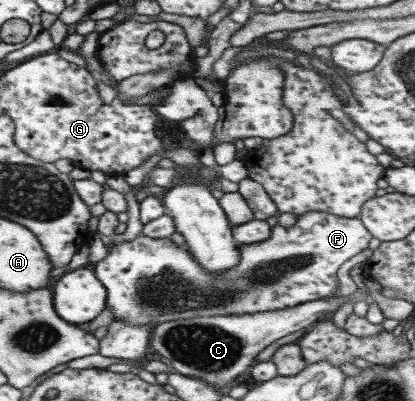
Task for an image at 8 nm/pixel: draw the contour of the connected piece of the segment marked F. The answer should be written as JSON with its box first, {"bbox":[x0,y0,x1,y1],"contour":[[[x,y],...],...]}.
{"bbox":[95,212,372,328],"contour":[[[305,212],[305,214],[297,215],[297,220],[295,224],[291,227],[283,227],[276,224],[271,228],[271,238],[263,240],[263,242],[255,242],[255,244],[239,244],[239,253],[241,253],[241,260],[237,266],[225,270],[225,272],[207,272],[189,252],[187,252],[187,246],[178,246],[175,244],[171,238],[149,238],[145,236],[143,232],[139,234],[135,239],[119,244],[111,244],[109,246],[108,255],[97,262],[95,266],[95,276],[97,280],[100,280],[105,286],[107,291],[106,296],[106,308],[112,309],[115,319],[119,321],[125,321],[131,325],[149,325],[153,328],[158,324],[169,322],[172,320],[183,320],[187,318],[209,318],[213,316],[241,316],[245,314],[254,314],[255,312],[270,312],[271,310],[283,310],[285,308],[292,308],[297,304],[303,302],[309,302],[310,300],[319,300],[321,298],[328,297],[335,290],[337,290],[339,280],[338,280],[338,270],[341,265],[345,264],[351,257],[356,254],[361,253],[365,249],[369,248],[369,241],[372,238],[372,234],[365,228],[365,225],[360,221],[359,217],[355,218],[343,218],[341,216],[335,216],[335,214],[329,214],[329,212]]]}

